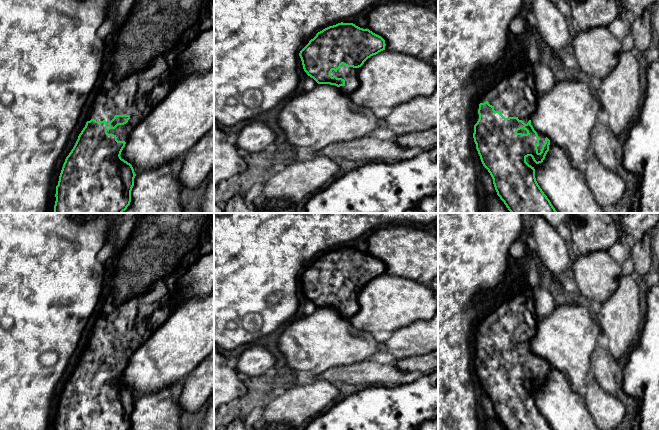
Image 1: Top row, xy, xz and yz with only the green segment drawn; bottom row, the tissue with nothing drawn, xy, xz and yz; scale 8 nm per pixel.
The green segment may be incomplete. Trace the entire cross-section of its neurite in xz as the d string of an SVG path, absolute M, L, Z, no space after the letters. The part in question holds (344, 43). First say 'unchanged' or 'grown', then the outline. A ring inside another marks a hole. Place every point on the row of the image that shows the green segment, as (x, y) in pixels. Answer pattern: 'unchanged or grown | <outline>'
grown | M338 23L318 32L300 51L303 69L318 84L337 86L342 92L352 93L359 86L357 73L364 62L373 55L385 50L385 40L353 23Z

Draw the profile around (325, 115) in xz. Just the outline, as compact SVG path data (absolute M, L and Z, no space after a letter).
M318 84L308 92L291 96L277 119L286 135L286 143L297 149L311 147L320 150L334 143L366 137L376 128L383 126L383 119L378 118L372 109L356 105L348 93L330 84Z

